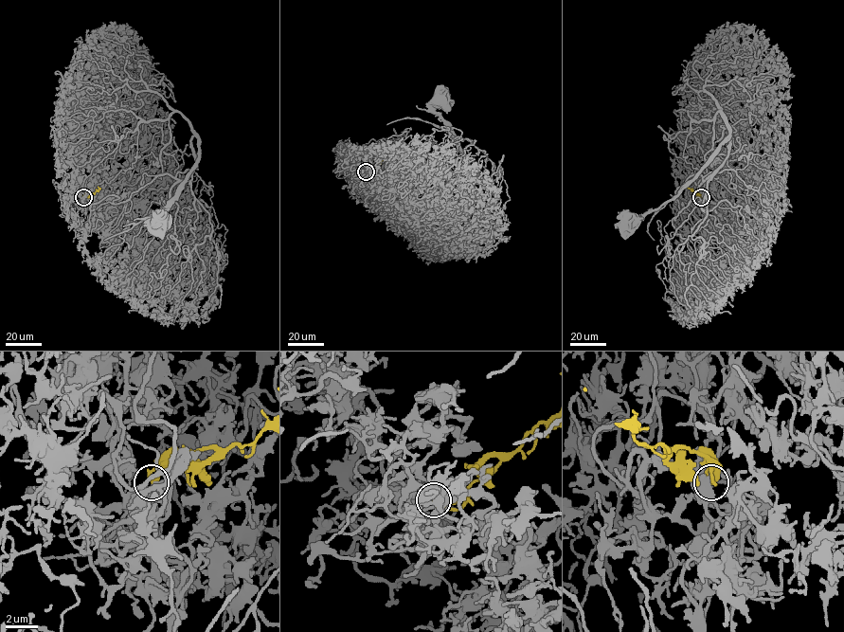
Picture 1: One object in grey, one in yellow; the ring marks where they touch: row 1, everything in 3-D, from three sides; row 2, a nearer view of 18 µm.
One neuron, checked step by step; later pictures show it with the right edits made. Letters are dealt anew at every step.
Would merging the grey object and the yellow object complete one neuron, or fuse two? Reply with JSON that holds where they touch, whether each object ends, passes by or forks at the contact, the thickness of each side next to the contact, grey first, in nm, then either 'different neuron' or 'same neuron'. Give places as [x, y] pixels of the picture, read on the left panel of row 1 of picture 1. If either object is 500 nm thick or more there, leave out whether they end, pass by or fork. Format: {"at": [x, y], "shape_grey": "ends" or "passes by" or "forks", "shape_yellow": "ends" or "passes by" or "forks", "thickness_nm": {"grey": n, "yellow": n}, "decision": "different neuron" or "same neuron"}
{"at": [83, 197], "thickness_nm": {"grey": 550, "yellow": 360}, "decision": "same neuron"}

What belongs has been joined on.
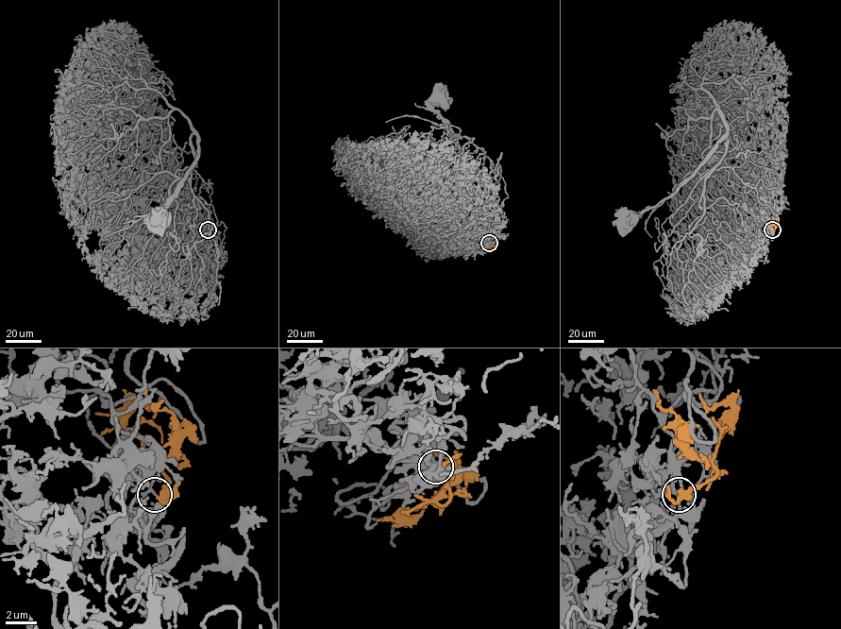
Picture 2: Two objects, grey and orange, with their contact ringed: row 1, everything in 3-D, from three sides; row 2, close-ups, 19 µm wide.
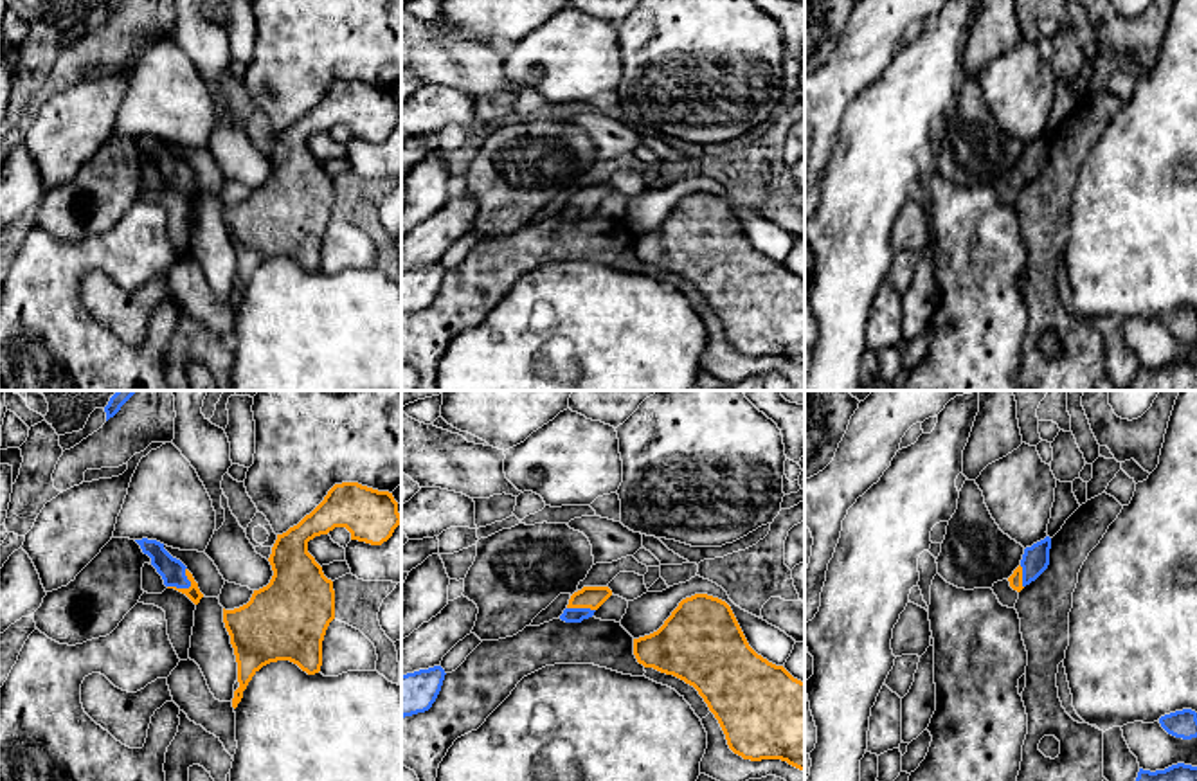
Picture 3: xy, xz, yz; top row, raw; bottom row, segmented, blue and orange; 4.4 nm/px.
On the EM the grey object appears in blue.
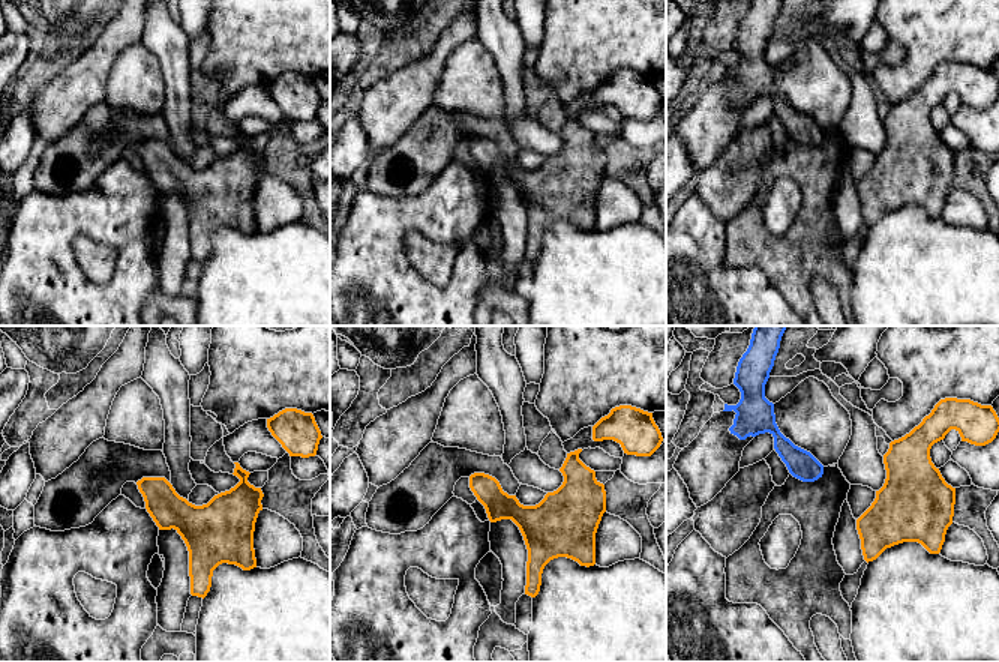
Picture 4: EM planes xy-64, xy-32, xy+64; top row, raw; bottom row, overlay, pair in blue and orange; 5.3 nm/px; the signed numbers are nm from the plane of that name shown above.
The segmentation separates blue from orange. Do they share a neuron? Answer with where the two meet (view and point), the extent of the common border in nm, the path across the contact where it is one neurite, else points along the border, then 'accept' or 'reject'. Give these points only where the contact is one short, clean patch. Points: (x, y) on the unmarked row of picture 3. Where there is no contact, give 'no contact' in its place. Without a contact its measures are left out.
contact xy (188, 184); length 130 nm; accept

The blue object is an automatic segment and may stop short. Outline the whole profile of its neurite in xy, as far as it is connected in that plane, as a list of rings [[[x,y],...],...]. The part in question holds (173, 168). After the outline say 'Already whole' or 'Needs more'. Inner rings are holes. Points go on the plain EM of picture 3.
[[[135,137],[142,149],[151,155],[151,162],[157,166],[157,169],[162,173],[164,182],[167,185],[175,185],[182,191],[185,191],[194,202],[200,200],[203,191],[198,185],[198,180],[194,178],[193,171],[187,167],[187,164],[173,155],[166,146],[164,140],[157,137]]]. Needs more

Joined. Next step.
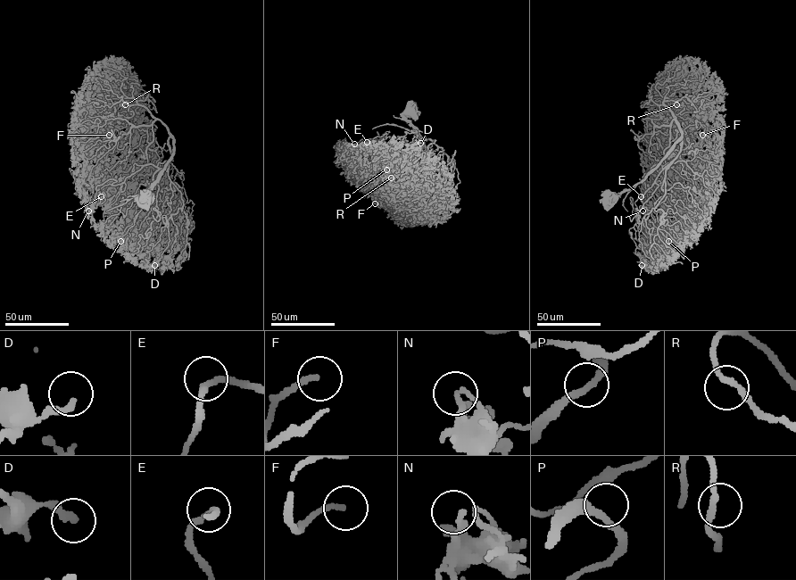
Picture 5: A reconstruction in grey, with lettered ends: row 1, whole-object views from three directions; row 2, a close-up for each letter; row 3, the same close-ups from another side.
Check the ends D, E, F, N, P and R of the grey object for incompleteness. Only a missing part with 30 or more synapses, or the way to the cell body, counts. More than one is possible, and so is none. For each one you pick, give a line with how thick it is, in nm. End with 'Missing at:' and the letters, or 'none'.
Missing at: none

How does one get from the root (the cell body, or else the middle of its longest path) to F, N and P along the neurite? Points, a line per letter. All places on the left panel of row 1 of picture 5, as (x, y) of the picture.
F: (143, 200), (173, 153), (169, 129), (143, 106), (132, 104), (133, 115), (113, 118), (109, 135)
N: (143, 200), (171, 156), (170, 136), (169, 161), (123, 218), (120, 212), (107, 227), (99, 227), (88, 211)
P: (143, 200), (140, 196), (171, 156), (170, 136), (170, 160), (139, 197), (134, 219), (114, 244), (120, 241)

